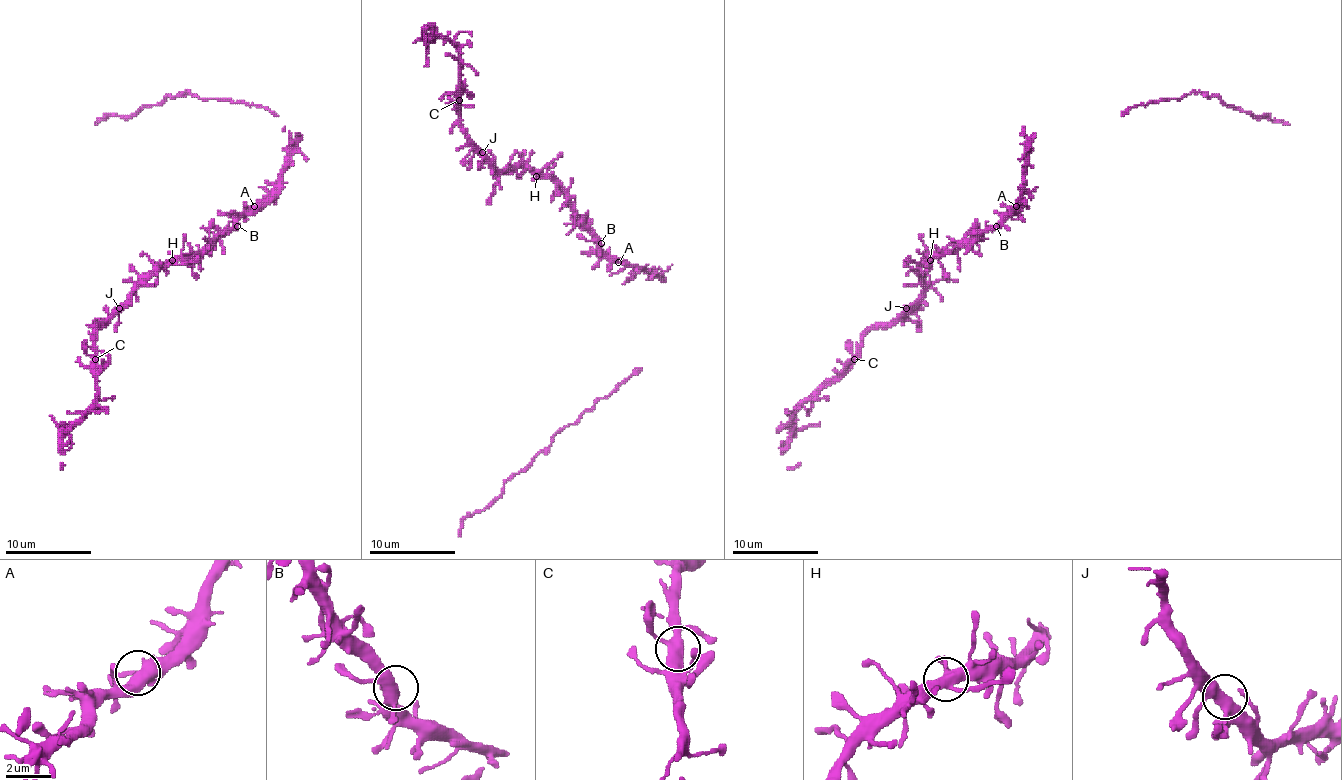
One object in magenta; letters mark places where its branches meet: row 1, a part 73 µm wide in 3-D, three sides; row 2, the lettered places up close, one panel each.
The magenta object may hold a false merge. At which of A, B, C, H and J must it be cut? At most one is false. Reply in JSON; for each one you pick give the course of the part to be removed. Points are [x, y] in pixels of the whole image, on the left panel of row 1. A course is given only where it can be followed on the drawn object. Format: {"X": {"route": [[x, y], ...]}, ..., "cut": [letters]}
{"cut": []}

